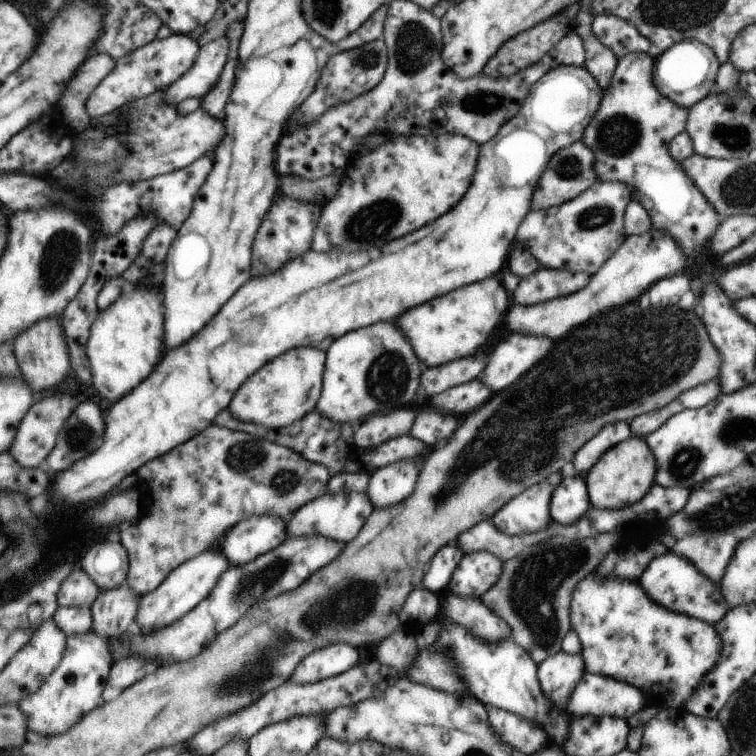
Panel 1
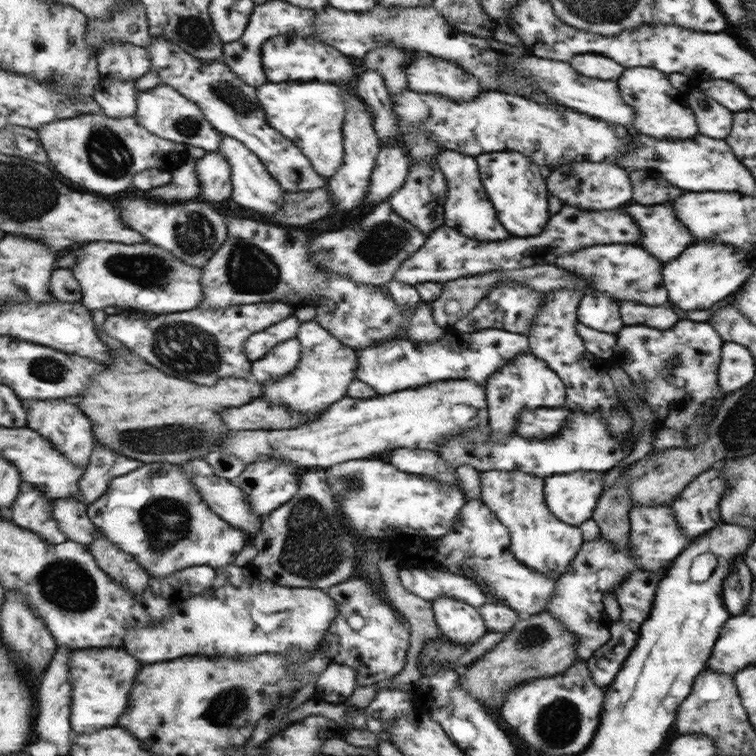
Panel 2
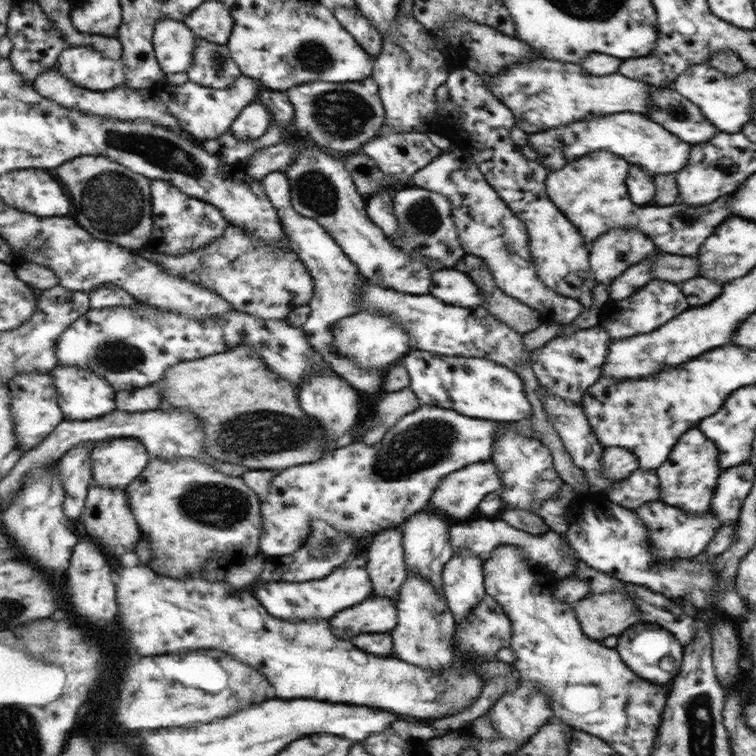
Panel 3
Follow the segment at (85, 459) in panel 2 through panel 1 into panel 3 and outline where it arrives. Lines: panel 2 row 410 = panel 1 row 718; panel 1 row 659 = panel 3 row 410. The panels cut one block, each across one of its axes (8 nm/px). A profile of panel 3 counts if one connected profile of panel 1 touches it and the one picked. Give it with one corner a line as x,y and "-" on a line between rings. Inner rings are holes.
57,365
51,373
52,377
56,378
56,387
60,394
60,405
64,410
65,420
93,420
117,409
115,387
95,371
85,369
85,367

